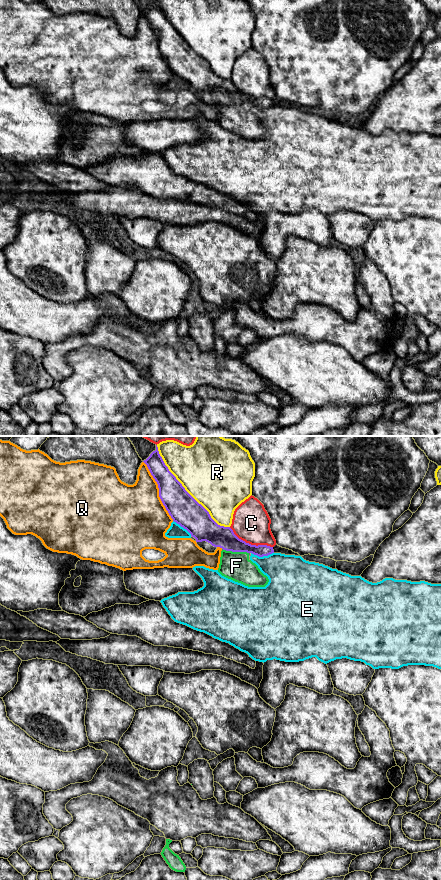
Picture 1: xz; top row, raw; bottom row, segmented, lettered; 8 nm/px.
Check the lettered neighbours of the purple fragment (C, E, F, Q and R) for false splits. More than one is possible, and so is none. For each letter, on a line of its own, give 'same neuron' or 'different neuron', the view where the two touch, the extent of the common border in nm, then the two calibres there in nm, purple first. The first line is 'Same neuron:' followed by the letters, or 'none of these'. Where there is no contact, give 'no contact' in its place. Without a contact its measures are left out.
Same neuron: F
C: different neuron; meets purple in xz; contact 380 nm long; 170 nm thick on the purple side, 300 nm on the other
E: different neuron; meets purple in xz; contact 180 nm long; 120 nm thick on the purple side, 320 nm on the other
F: same neuron; meets purple in xz; contact 220 nm long; 180 nm thick on the purple side, 220 nm on the other
Q: different neuron; meets purple in xz; contact 550 nm long; 240 nm thick on the purple side, 440 nm on the other
R: different neuron; meets purple in xz; contact 900 nm long; 240 nm thick on the purple side, 500 nm on the other

